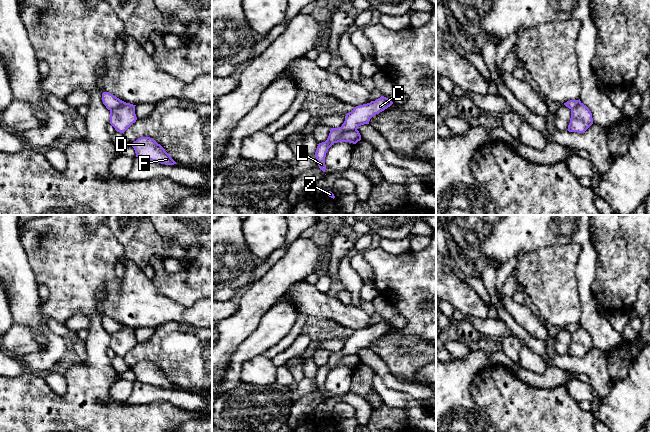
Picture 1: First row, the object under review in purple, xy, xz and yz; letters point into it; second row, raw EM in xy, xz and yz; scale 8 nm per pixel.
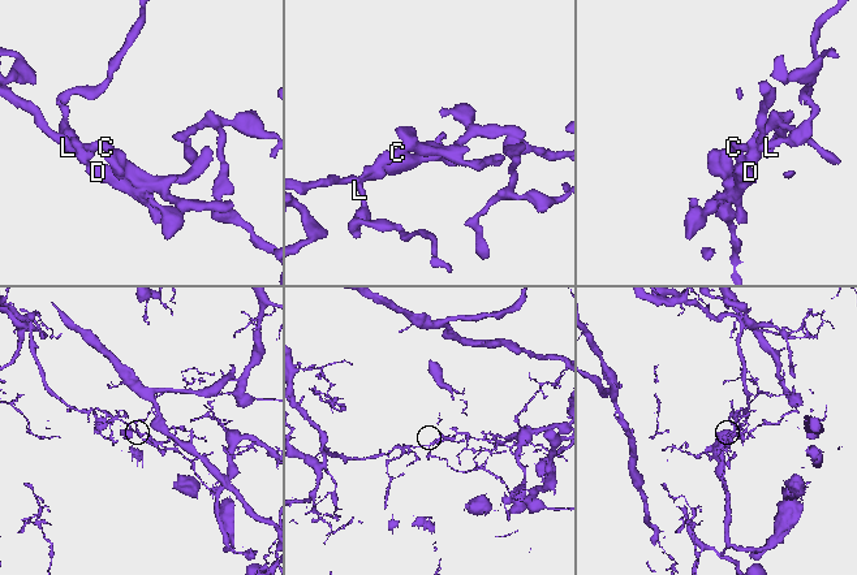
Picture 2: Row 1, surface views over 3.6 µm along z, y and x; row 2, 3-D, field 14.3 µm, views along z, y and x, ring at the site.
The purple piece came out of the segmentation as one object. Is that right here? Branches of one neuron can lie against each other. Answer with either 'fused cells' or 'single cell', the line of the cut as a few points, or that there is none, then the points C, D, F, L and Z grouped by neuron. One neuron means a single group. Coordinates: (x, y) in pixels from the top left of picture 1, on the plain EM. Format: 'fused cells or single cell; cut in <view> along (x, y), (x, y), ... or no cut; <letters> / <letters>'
fused cells; cut in xz along (356, 352), (345, 354), (334, 366); C D F / L Z

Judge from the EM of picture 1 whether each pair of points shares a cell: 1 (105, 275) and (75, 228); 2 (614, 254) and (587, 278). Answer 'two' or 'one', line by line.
1: one
2: two

